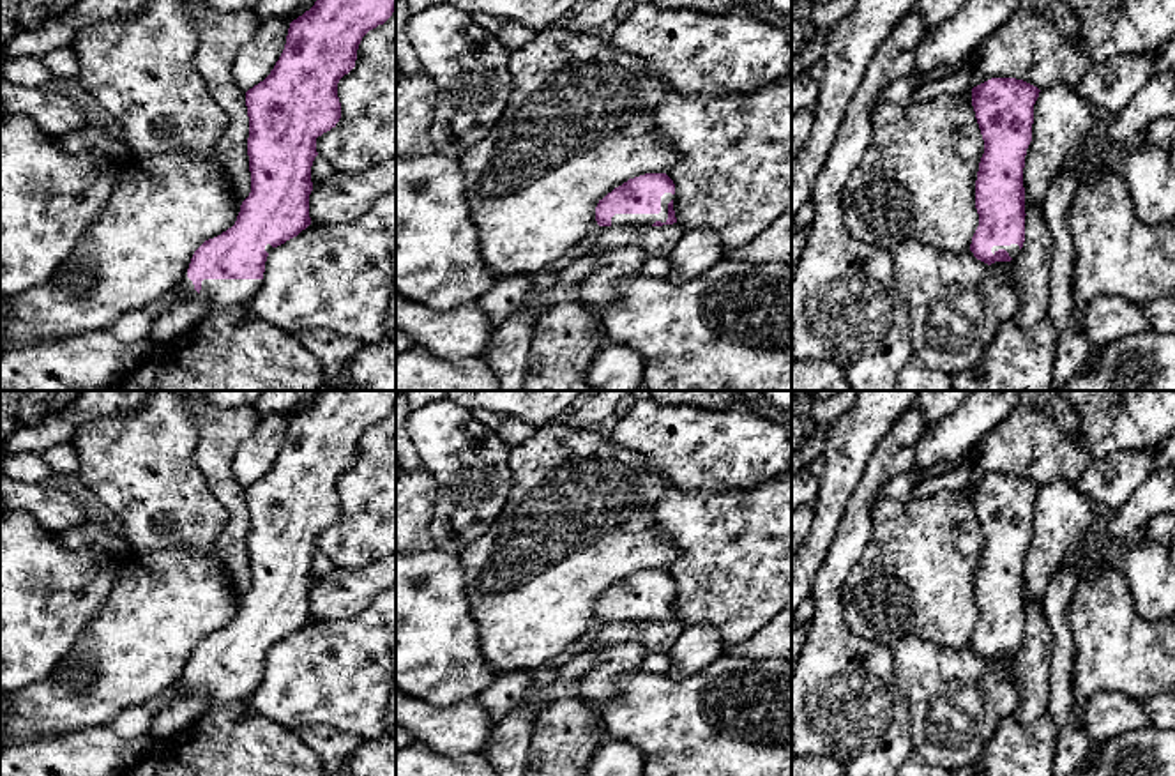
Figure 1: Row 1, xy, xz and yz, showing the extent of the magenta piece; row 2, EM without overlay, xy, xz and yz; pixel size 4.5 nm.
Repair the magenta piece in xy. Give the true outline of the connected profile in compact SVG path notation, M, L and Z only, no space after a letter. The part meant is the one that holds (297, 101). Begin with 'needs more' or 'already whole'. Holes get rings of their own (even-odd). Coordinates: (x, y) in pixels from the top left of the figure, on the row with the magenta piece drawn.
needs more; M316 0L288 28L284 49L270 74L246 92L249 117L247 156L251 193L237 221L221 235L205 240L193 255L187 276L170 297L207 299L207 315L249 304L263 283L269 253L311 224L309 194L316 138L341 118L337 83L355 67L362 37L383 25L396 0Z

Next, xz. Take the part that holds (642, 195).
needs more; M645 173L615 187L595 207L599 226L663 226L677 223L675 184L666 173Z

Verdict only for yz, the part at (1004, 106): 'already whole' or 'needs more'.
needs more

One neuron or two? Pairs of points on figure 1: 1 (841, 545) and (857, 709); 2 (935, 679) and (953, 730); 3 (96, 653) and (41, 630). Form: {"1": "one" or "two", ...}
{"1": "one", "2": "one", "3": "two"}

